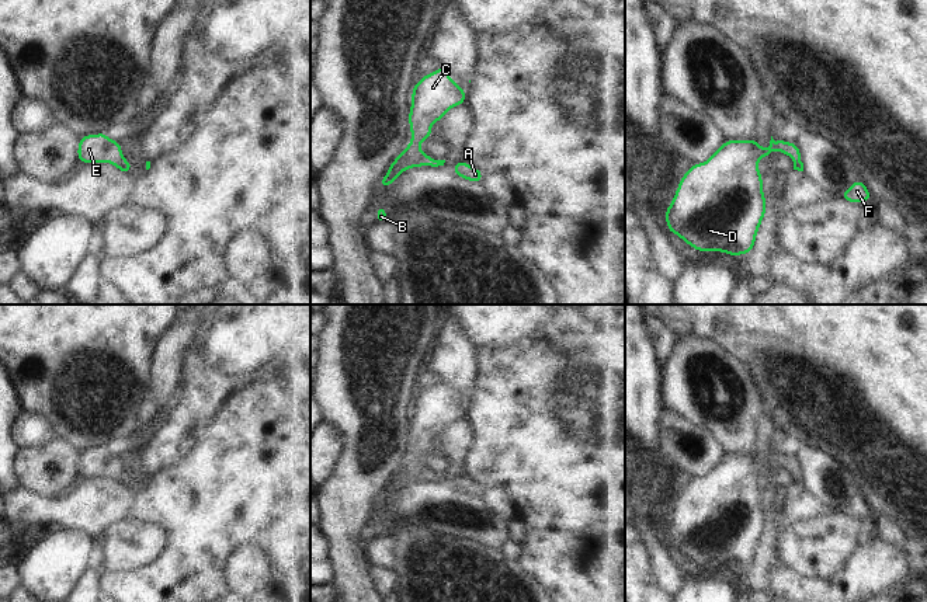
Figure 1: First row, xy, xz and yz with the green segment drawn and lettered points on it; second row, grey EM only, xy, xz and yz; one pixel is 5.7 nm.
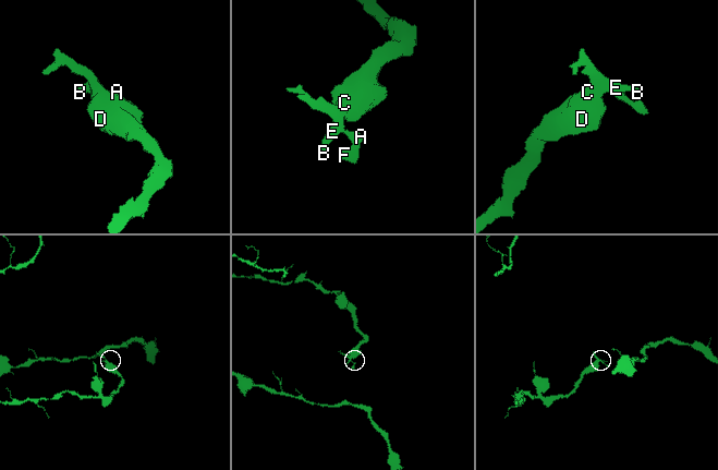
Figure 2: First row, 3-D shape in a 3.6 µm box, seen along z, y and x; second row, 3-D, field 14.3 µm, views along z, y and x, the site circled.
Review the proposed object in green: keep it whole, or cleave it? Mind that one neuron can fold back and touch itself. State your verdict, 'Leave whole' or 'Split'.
Leave whole.

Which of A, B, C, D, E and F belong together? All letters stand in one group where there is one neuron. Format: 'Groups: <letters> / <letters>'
Groups: A B C D E F.

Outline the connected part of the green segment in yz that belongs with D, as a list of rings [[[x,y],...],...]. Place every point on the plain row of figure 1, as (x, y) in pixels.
[[[756,450],[751,455],[725,455],[705,477],[695,477],[678,495],[673,515],[664,526],[667,544],[699,567],[726,566],[732,573],[750,568],[767,525],[758,474],[761,470],[770,474],[772,464],[788,469],[794,474],[794,484],[803,486],[796,456],[775,456],[771,450],[770,460],[764,464]]]

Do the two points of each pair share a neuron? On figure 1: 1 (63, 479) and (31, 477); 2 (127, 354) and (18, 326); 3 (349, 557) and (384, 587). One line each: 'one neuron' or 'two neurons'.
1: one neuron
2: one neuron
3: two neurons

